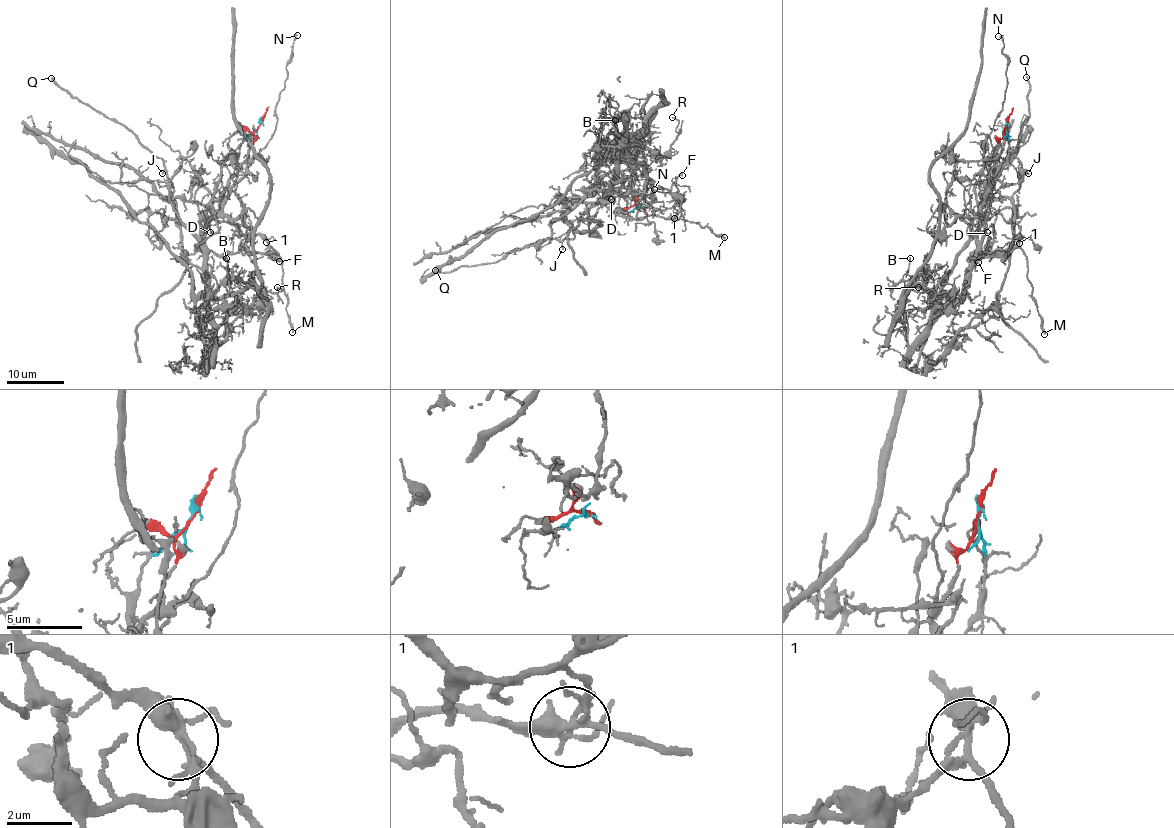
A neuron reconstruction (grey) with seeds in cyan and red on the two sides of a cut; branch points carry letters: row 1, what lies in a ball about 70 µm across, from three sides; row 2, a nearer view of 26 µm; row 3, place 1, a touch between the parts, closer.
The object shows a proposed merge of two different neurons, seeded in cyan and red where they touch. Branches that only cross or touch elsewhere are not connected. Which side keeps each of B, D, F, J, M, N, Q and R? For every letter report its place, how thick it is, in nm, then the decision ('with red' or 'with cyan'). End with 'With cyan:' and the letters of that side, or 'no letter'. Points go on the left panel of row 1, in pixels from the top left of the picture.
B: (226, 258) | 180 nm | with cyan
D: (210, 232) | 110 nm | with cyan
F: (279, 261) | 200 nm | with cyan
J: (162, 173) | 160 nm | with red
M: (292, 332) | 220 nm | with red
N: (297, 35) | 190 nm | with red
Q: (51, 78) | 240 nm | with red
R: (277, 287) | 140 nm | with cyan
With cyan: B, D, F, R

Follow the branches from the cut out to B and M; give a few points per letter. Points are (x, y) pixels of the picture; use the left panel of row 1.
B: (260, 124), (240, 145), (228, 197), (208, 224), (207, 290), (217, 345), (204, 318), (227, 295), (226, 258)
M: (260, 124), (246, 159), (226, 190), (205, 205), (220, 221), (239, 224), (259, 234), (279, 257), (293, 332)

